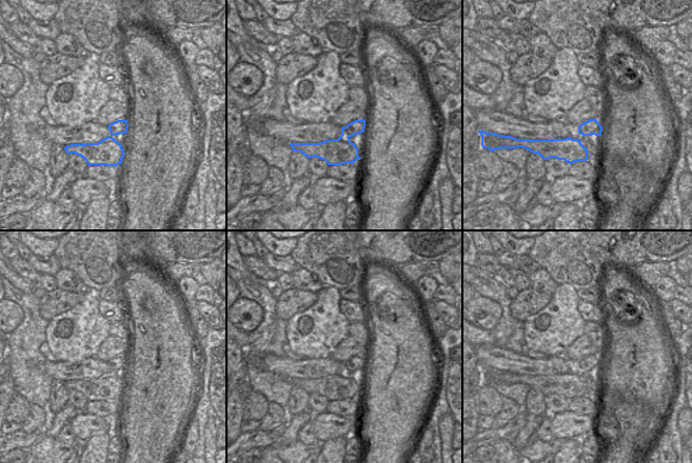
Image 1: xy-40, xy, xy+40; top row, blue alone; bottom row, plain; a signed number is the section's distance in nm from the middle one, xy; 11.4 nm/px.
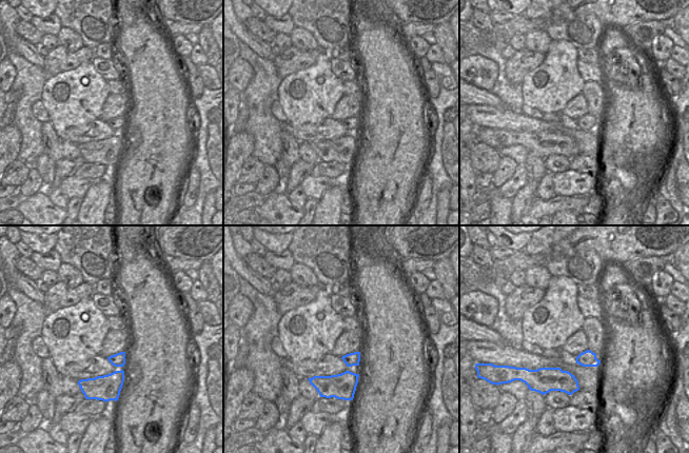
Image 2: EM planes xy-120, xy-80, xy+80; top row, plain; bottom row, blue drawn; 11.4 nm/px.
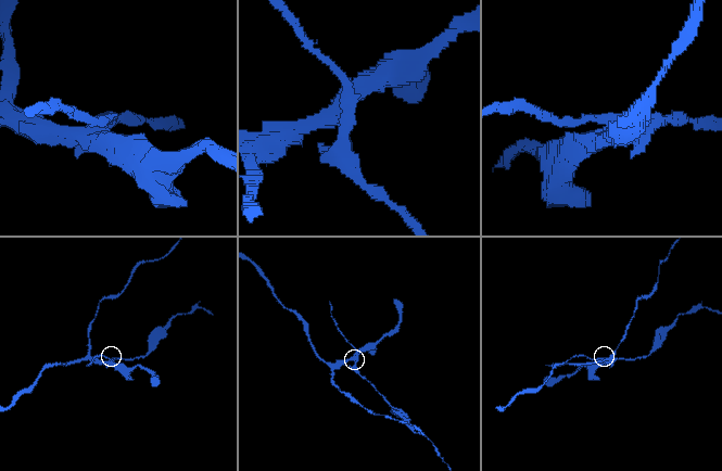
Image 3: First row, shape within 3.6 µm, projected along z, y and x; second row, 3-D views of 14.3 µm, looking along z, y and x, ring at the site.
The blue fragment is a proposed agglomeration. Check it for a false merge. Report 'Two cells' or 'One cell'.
Two cells

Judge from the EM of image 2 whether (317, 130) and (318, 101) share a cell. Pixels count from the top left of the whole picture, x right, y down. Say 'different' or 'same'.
different

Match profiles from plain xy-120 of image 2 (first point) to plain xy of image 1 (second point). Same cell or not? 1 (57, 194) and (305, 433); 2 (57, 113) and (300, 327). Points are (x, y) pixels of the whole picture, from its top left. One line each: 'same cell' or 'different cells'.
1: same cell
2: same cell

